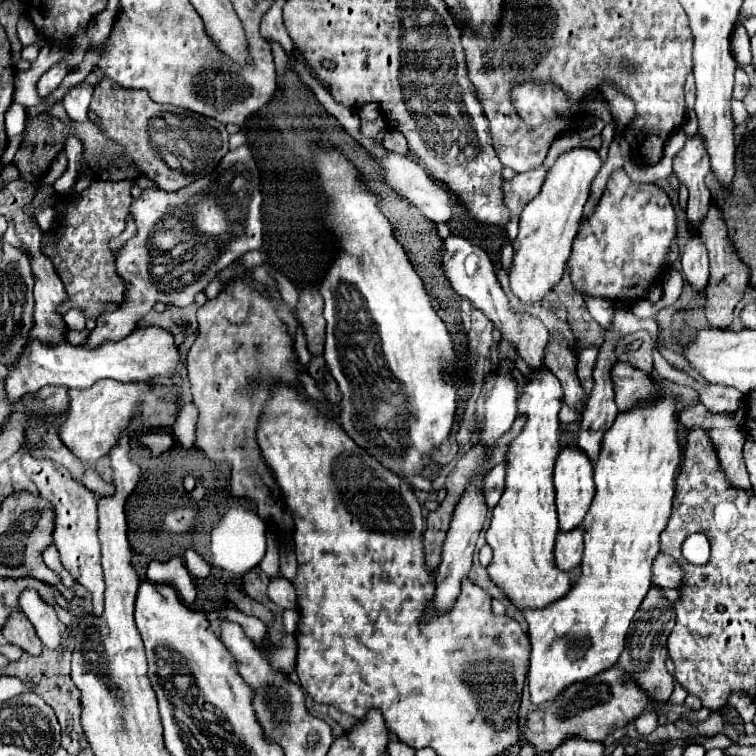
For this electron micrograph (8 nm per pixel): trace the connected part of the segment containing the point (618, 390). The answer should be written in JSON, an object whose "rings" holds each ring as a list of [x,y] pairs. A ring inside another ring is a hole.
{"rings":[[[620,360],[612,366],[612,382],[616,406],[620,410],[630,410],[630,406],[634,406],[638,400],[652,398],[656,392],[656,386],[648,374]]]}

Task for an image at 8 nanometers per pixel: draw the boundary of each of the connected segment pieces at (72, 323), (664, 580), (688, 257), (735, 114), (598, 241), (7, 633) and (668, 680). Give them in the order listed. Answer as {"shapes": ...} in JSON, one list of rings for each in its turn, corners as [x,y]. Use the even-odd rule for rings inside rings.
{"shapes":[[[[72,308],[64,314],[64,322],[70,330],[84,330],[84,322],[86,322],[86,316],[78,310],[78,308]]],[[[658,554],[658,558],[654,558],[652,582],[664,588],[678,588],[678,582],[682,582],[682,570],[670,556]]],[[[692,236],[684,246],[682,272],[694,288],[704,288],[708,282],[708,250],[700,236]]],[[[732,100],[732,118],[734,118],[736,126],[746,122],[746,118],[748,118],[748,112],[746,112],[746,108],[744,108],[744,104],[740,100]]],[[[622,170],[614,172],[606,184],[602,198],[596,202],[594,212],[580,224],[568,258],[568,272],[574,290],[582,298],[606,298],[618,306],[632,306],[646,298],[648,290],[658,284],[662,274],[672,268],[666,262],[670,244],[676,238],[676,210],[672,198],[656,184],[638,184],[624,176]]],[[[14,610],[14,614],[10,614],[10,618],[6,620],[6,626],[2,628],[2,634],[10,644],[16,644],[30,654],[42,652],[42,642],[36,636],[36,630],[20,610]]],[[[650,588],[650,592],[646,594],[644,602],[638,608],[638,612],[634,614],[632,626],[628,630],[624,654],[618,660],[618,666],[622,666],[622,670],[628,672],[628,676],[638,684],[638,688],[642,688],[650,698],[654,698],[658,702],[666,702],[666,698],[670,698],[674,692],[674,678],[664,666],[666,656],[668,656],[666,640],[674,628],[674,620],[676,620],[676,614],[674,614],[672,602],[662,598],[656,592],[656,588]]]]}

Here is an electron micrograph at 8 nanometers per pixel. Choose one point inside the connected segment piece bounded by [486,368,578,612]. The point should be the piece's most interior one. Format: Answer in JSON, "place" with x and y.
{"place":[522,533]}

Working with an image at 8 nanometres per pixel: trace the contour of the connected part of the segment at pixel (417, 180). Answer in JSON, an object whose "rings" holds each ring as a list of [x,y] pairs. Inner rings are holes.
{"rings":[[[390,154],[388,158],[378,160],[378,164],[380,164],[380,174],[384,182],[388,182],[398,194],[406,196],[414,206],[418,206],[426,218],[430,218],[436,224],[450,224],[454,220],[454,214],[452,214],[454,196],[444,186],[438,186],[438,182],[434,182],[434,178],[430,178],[418,162],[398,154]]]}

